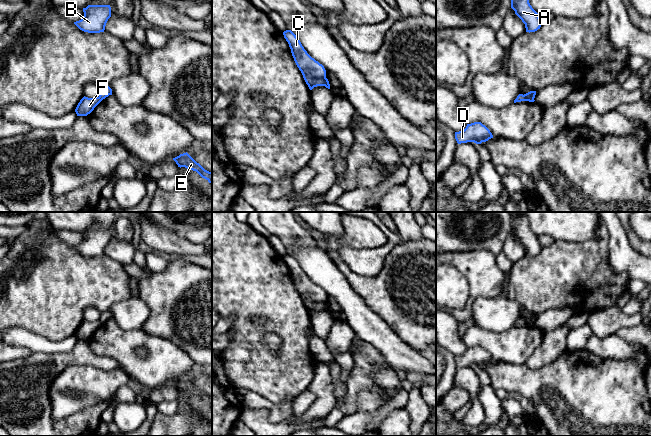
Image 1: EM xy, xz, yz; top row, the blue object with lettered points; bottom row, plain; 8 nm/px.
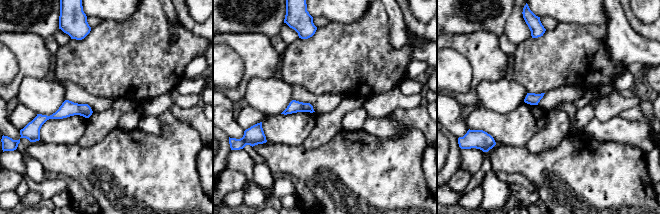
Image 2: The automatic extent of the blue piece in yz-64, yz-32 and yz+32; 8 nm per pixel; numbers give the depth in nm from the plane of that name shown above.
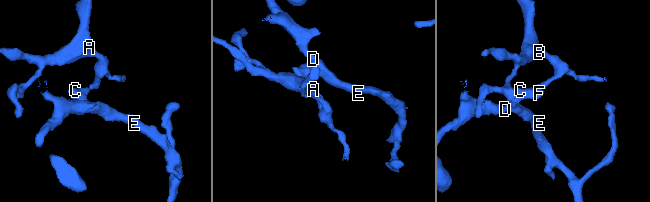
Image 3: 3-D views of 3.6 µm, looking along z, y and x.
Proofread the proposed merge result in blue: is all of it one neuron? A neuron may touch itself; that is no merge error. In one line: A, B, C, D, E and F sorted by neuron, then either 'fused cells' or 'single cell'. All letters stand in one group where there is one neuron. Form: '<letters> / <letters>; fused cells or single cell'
A B / C D E F; fused cells

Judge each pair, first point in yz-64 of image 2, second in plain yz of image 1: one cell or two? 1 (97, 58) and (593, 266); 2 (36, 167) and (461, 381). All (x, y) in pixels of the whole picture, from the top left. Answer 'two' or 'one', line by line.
1: one
2: two

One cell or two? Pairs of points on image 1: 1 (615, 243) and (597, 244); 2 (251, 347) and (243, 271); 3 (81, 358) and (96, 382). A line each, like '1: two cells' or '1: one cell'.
1: two cells
2: one cell
3: two cells

